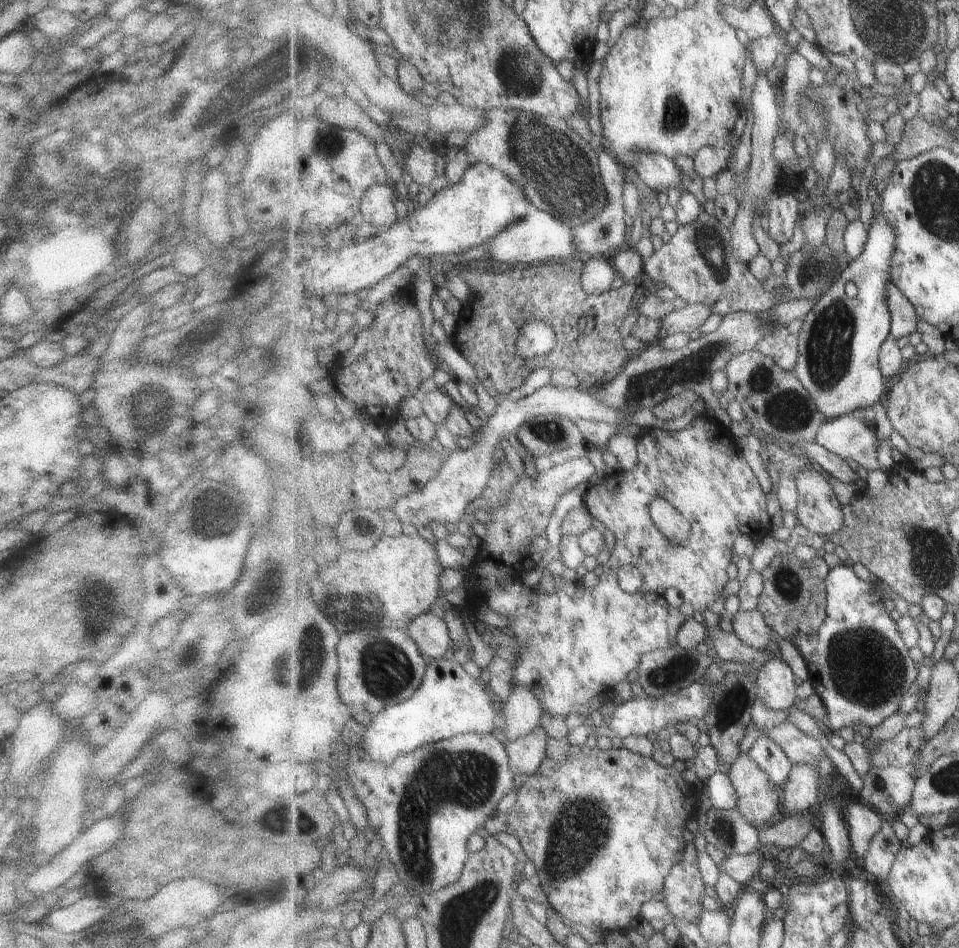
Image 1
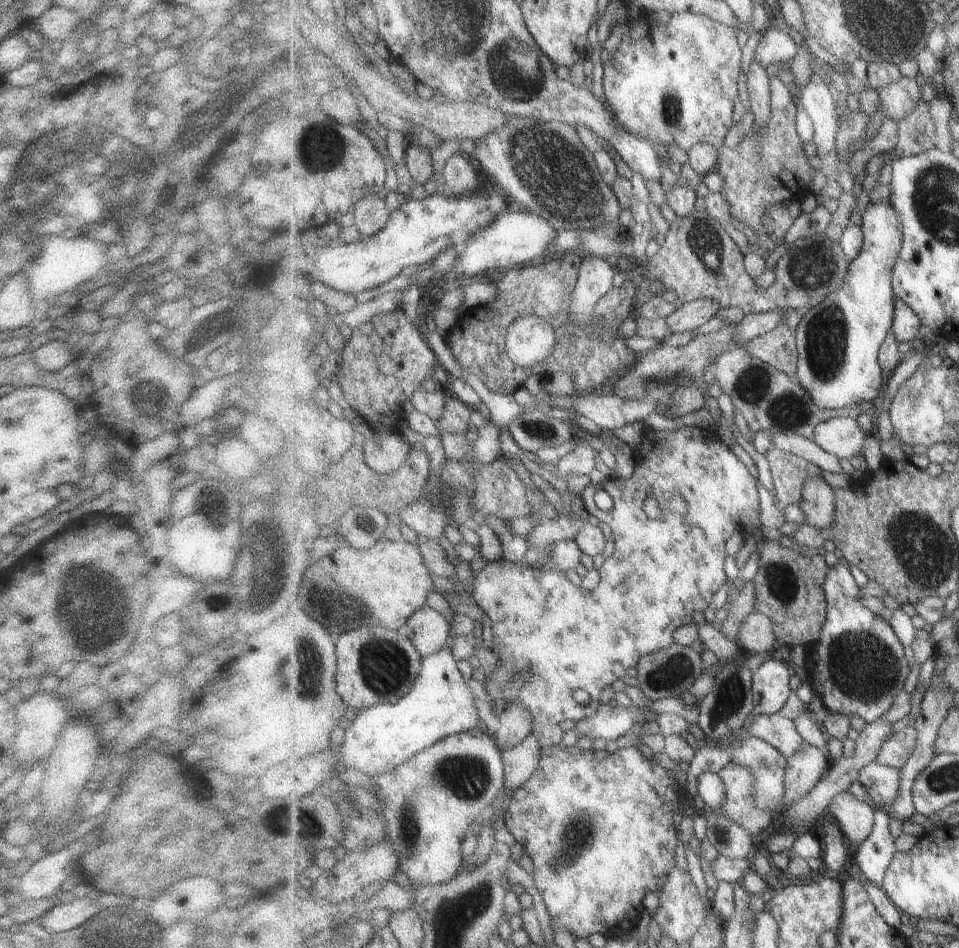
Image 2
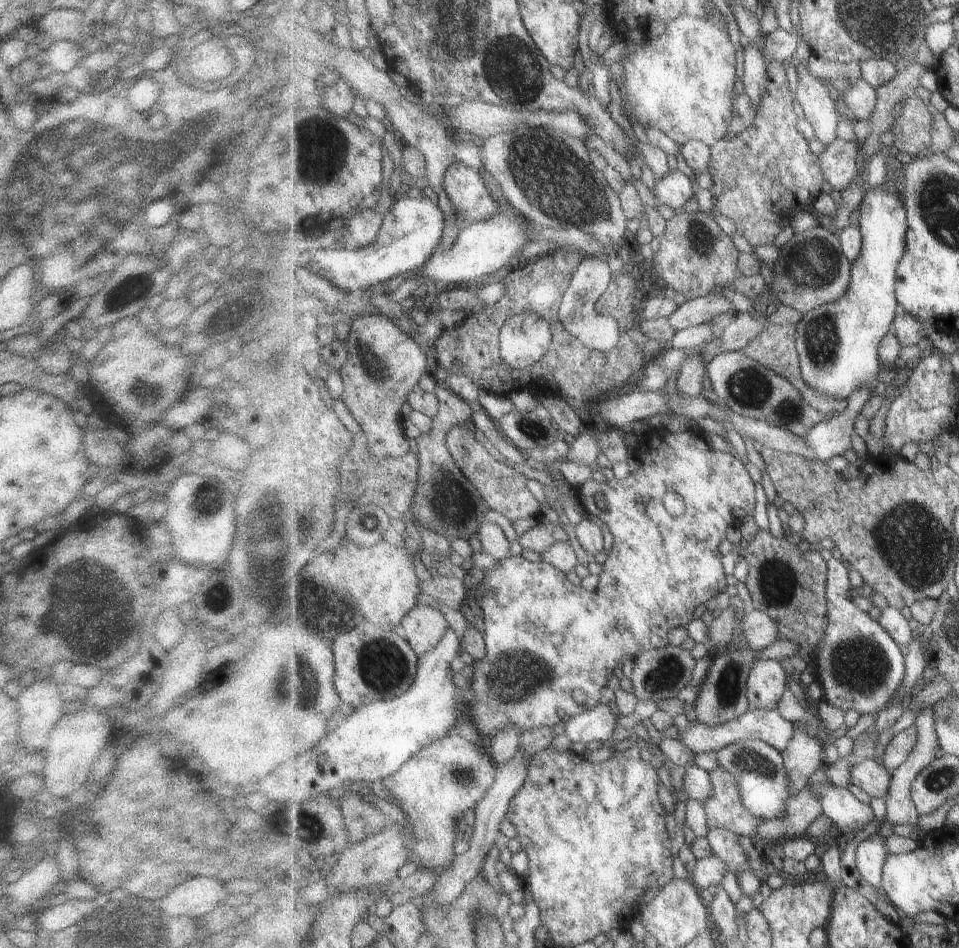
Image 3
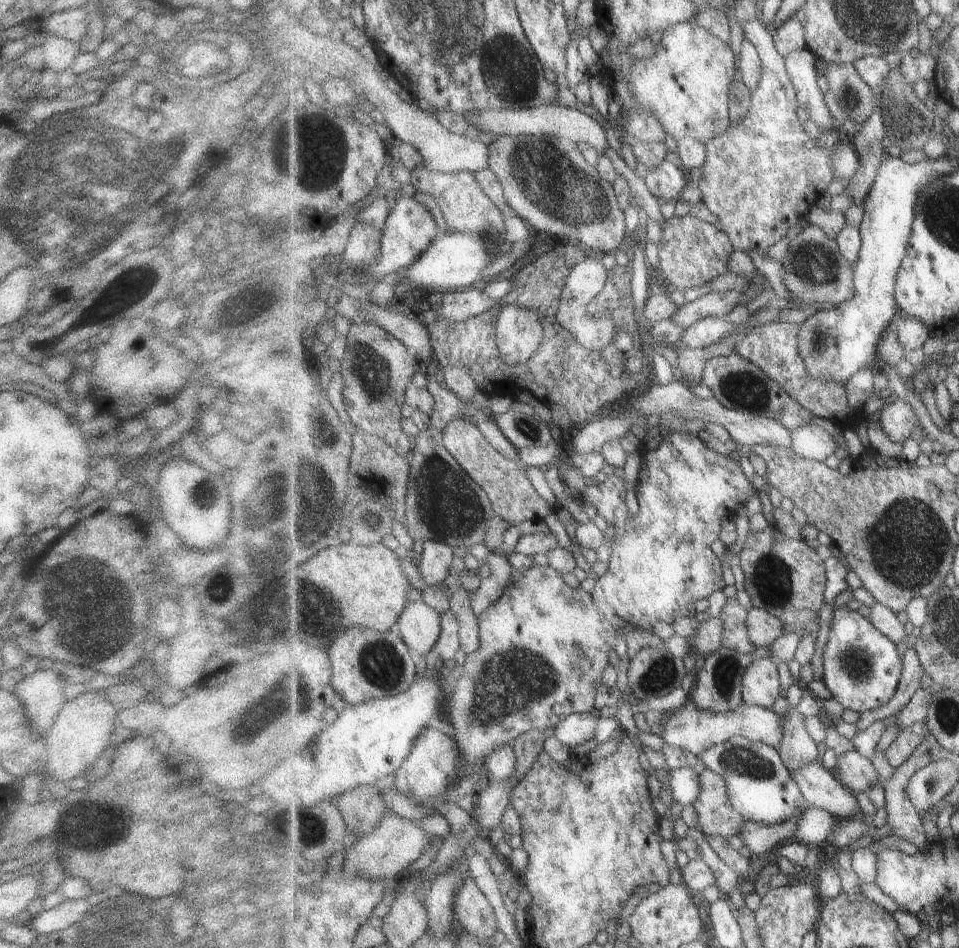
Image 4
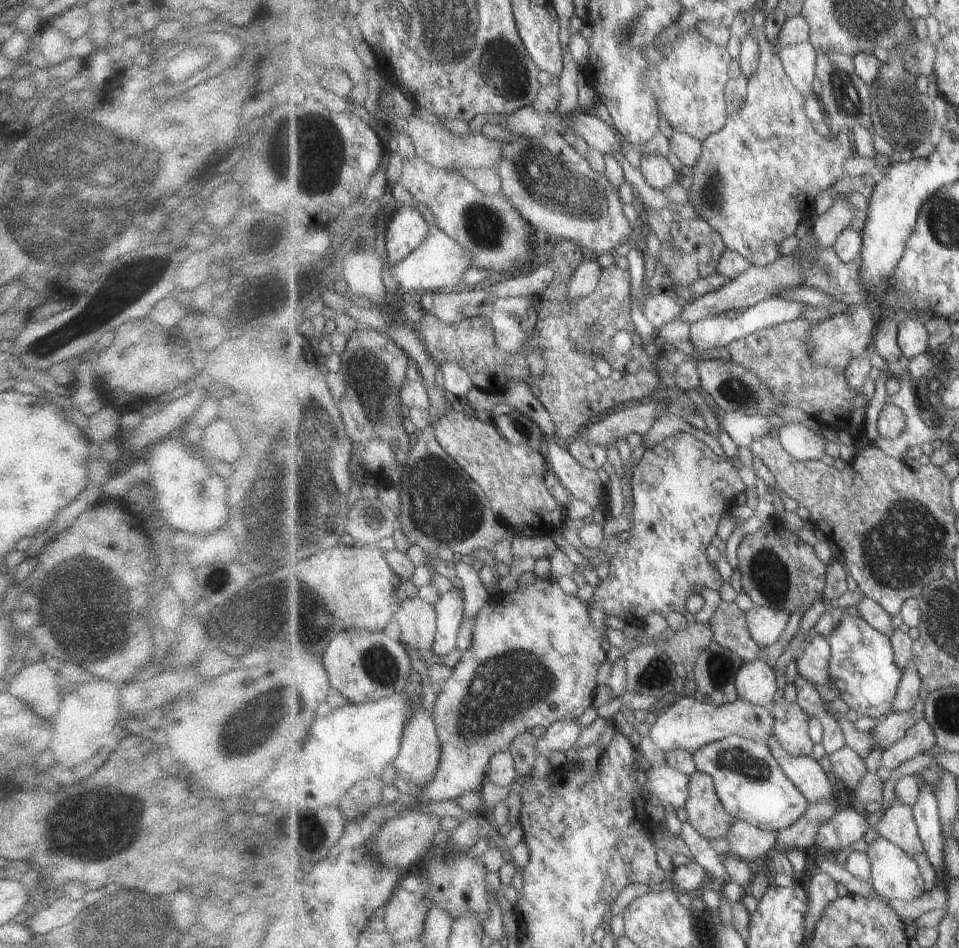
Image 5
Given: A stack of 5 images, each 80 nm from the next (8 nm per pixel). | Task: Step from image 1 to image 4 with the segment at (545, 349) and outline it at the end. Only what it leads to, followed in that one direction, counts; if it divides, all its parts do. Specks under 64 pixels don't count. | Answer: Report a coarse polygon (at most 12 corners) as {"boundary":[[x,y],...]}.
{"boundary":[[508,304],[496,337],[502,359],[526,363],[540,349],[536,309]]}

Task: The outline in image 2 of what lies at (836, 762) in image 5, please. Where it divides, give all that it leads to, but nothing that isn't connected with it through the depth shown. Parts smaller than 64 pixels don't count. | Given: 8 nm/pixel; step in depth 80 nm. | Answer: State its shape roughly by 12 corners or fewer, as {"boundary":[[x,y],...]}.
{"boundary":[[875,760],[858,781],[876,808],[897,798],[901,769]]}

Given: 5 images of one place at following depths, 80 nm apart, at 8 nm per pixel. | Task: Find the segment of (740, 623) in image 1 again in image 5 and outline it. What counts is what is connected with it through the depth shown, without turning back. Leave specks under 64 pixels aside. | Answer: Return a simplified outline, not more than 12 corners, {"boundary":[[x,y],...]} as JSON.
{"boundary":[[755,605],[748,627],[761,647],[784,636],[789,611]]}

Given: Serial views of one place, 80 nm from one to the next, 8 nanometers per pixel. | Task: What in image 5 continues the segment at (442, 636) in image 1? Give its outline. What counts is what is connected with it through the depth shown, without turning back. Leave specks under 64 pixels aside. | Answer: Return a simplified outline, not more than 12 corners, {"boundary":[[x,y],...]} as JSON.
{"boundary":[[419,597],[401,601],[394,616],[400,641],[430,655],[436,608]]}

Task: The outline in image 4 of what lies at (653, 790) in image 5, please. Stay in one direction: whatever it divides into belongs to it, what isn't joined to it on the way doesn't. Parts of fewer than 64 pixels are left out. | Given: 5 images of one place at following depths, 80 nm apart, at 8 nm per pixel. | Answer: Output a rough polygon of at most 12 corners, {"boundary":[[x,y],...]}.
{"boundary":[[706,766],[672,769],[669,789],[682,806],[701,794],[701,775]]}

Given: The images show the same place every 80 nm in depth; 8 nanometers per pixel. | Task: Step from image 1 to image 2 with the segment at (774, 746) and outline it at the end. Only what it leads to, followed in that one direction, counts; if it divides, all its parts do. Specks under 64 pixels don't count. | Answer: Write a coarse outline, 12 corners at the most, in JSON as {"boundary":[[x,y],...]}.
{"boundary":[[751,736],[730,762],[752,769],[760,809],[779,816],[788,757]]}

